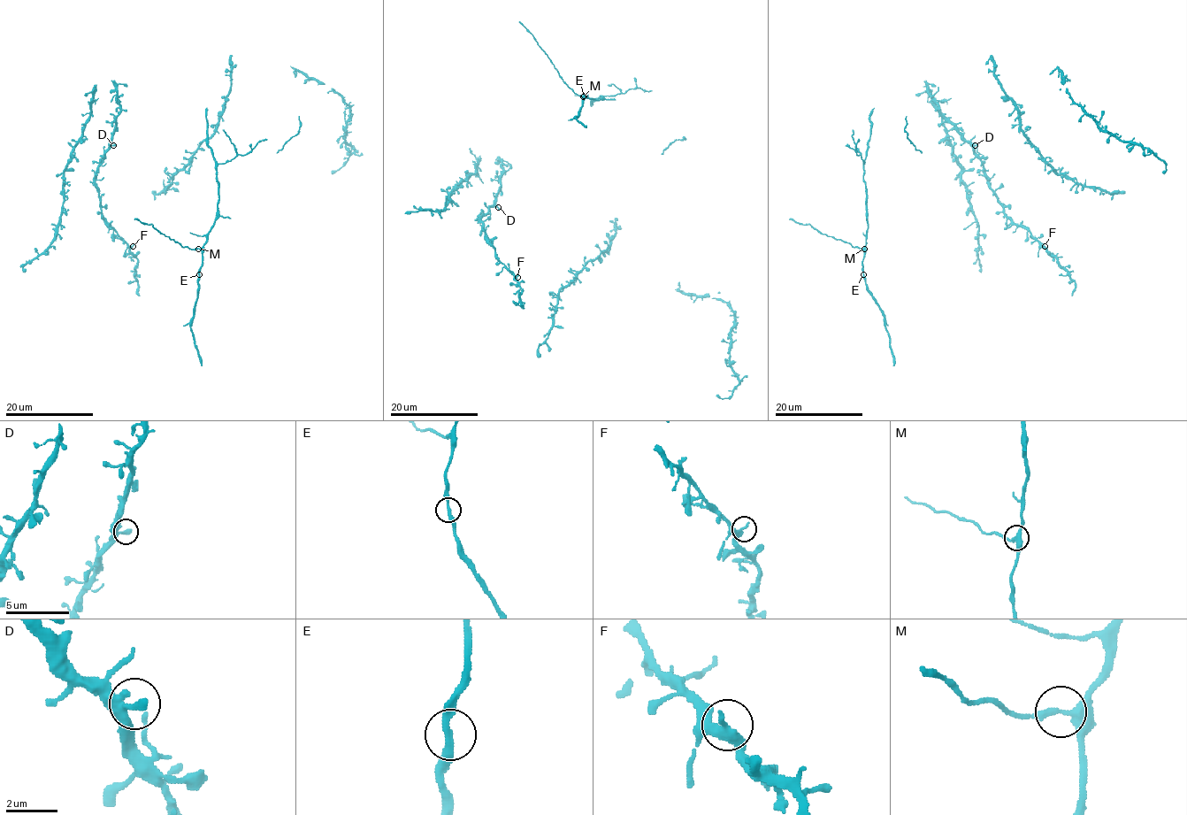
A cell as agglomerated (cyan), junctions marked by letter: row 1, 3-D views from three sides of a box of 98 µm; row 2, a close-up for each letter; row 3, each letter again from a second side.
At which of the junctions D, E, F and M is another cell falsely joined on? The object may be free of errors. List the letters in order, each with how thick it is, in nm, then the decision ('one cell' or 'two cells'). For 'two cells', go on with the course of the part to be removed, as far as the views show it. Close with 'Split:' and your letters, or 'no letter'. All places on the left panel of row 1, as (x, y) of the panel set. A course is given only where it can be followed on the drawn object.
D: 280 nm | one cell
E: 280 nm | one cell
F: 340 nm | one cell
M: 320 nm | one cell
Split: no letter

